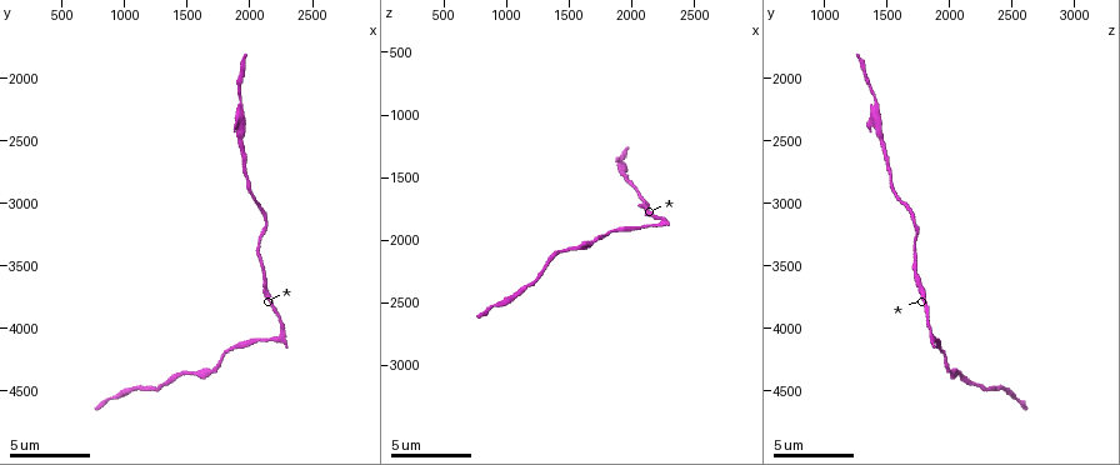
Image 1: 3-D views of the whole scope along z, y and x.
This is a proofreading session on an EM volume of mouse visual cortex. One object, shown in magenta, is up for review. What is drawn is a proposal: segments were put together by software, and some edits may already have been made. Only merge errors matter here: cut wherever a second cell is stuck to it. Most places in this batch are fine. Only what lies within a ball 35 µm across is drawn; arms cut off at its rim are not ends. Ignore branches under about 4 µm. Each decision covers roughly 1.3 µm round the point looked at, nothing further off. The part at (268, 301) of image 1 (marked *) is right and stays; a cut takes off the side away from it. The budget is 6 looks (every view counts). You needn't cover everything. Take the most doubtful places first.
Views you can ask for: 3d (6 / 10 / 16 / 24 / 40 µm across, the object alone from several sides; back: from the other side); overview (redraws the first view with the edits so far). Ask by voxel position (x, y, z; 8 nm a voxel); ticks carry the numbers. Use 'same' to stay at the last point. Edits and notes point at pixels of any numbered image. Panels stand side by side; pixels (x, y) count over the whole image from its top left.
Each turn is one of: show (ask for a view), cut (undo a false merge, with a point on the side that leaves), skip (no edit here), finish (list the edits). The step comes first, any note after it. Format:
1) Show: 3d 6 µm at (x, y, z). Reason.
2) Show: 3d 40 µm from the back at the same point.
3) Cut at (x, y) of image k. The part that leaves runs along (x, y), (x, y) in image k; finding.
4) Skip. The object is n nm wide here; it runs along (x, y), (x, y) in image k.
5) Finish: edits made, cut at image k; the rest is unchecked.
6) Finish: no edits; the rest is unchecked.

Show: 3d 10 µm at (2160, 4080, 1880). Three arms meet.

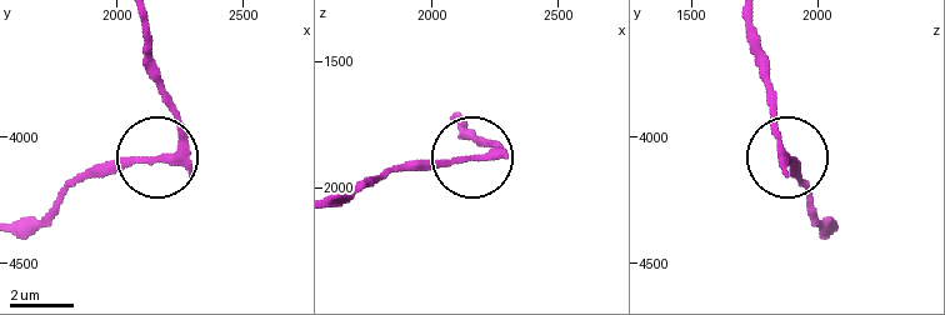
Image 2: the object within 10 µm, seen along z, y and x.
Skip. All the same cell.

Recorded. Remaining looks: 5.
Show: 3d 16 µm at (1940, 2580, 1500). Sudden change in width.

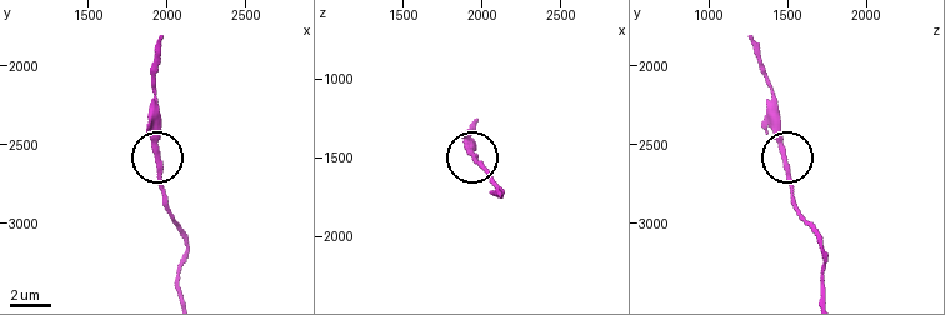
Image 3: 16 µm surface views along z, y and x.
Skip. It runs along (823, 291), (825, 256), (818, 230), (798, 205), (775, 106) in image 3; all the same cell.

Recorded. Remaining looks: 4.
Show: 3d 10 µm at (1520, 4340, 2080). A narrow waist.

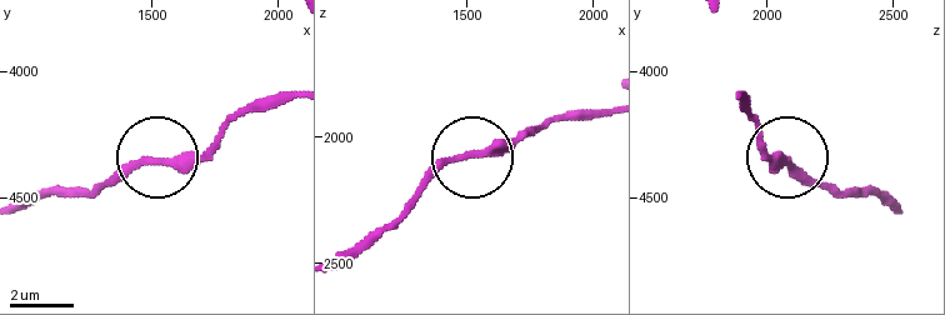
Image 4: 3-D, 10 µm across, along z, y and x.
Skip. It runs along (605, 113), (564, 113), (516, 143), (459, 156), (414, 199) in image 4; continuous, no second cell.

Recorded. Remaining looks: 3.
Finish: no edits; the rest is unchecked.

